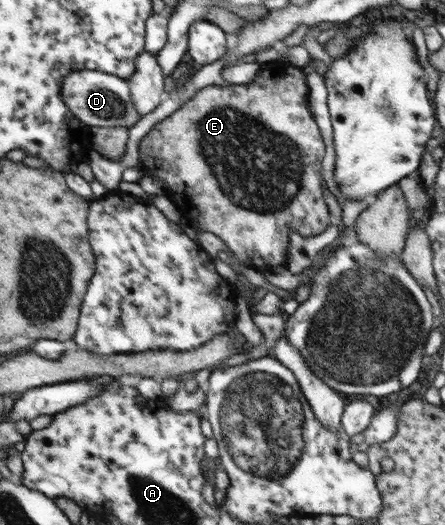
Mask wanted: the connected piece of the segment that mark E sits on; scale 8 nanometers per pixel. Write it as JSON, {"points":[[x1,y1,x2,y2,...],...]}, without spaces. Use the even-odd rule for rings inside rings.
{"points":[[277,60,277,64,261,65,255,76,249,80,249,84,231,85,228,83,227,86,205,86,205,88,201,88,201,90,198,90,195,93,195,96,192,96,187,102,185,102,185,104,182,104,175,112,173,112,173,114,171,114,171,116,155,123,153,128,151,128,151,131,141,139,141,143,139,143,138,147,138,167,141,169,143,174,146,176,157,176,157,178,161,178,161,184,165,186,166,196,178,206,180,214,187,220,195,222,199,231,211,231,215,233,217,238,221,238,221,240,223,240,223,244,229,248,229,252,231,252,231,256,235,258,235,262,237,264,246,265,249,260,253,260,253,258,257,256,257,258,265,260,265,264,269,264,269,266,279,266,279,264,283,264,283,262,285,262,285,258,287,258,287,254,289,254,289,233,291,233,291,229,295,229,295,231,303,237,309,237,317,236,317,234,325,232,325,230,333,224,333,222,329,220,329,208,327,208,327,204,325,204,325,196,323,196,323,180,321,180,321,170,319,170,319,168,321,168,321,160,324,160,323,154,325,154,325,144,323,144,323,137,321,136,318,124,315,122,313,116,311,116,311,110,309,110,309,100,307,100,309,88,307,88,307,84,305,84,305,74,301,72,301,68,297,68,297,80,295,80,293,72,291,72,291,78,289,78,289,70,285,70,285,68,287,68,287,64,283,64,283,60,281,60,281,66,279,66,279,60]]}

